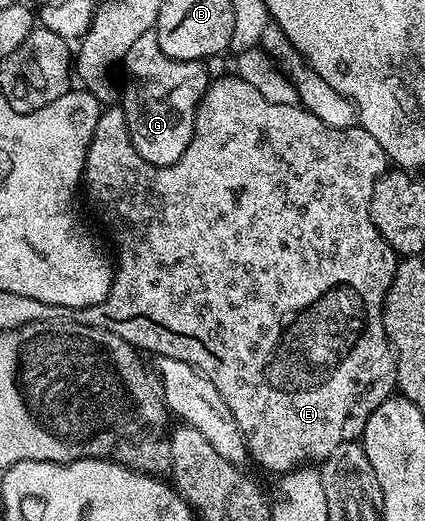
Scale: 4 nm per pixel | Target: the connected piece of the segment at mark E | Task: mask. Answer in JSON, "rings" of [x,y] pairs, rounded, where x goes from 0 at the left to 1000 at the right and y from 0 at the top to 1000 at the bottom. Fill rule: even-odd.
{"rings":[[[553,140],[532,144],[525,152],[501,154],[487,167],[468,209],[456,221],[456,253],[442,286],[433,286],[424,309],[393,321],[358,317],[339,309],[329,294],[320,294],[306,269],[294,211],[278,202],[252,203],[233,219],[226,248],[216,255],[216,271],[207,278],[198,367],[200,372],[202,367],[212,372],[224,401],[240,411],[242,424],[259,434],[259,443],[278,464],[278,489],[287,495],[287,507],[275,507],[268,549],[261,551],[247,578],[176,595],[169,610],[179,620],[273,639],[327,676],[355,674],[355,683],[414,687],[464,706],[489,731],[508,739],[536,783],[546,785],[555,808],[569,818],[586,879],[595,887],[607,887],[621,902],[671,908],[694,904],[699,896],[722,894],[732,885],[755,885],[781,869],[781,862],[849,845],[856,816],[866,816],[866,800],[875,800],[880,787],[906,766],[929,756],[936,739],[936,693],[927,668],[908,649],[899,614],[899,582],[908,576],[908,564],[927,537],[941,491],[922,478],[922,470],[913,470],[913,463],[904,463],[904,455],[871,422],[871,386],[880,369],[880,351],[908,334],[911,326],[908,290],[894,286],[894,271],[885,271],[885,263],[875,263],[875,255],[859,251],[849,240],[840,244],[762,240],[753,225],[744,225],[701,198],[642,200],[626,194],[609,173],[598,171],[584,155],[569,154]],[[725,505],[734,509],[734,516],[739,516],[739,505],[767,509],[767,559],[748,559],[748,566],[739,566],[729,582],[711,582],[711,597],[701,597],[701,605],[682,612],[682,620],[692,620],[692,635],[664,635],[664,651],[654,651],[654,658],[635,666],[635,681],[602,678],[607,658],[616,658],[616,651],[607,647],[616,639],[621,647],[631,647],[626,643],[631,605],[635,605],[631,597],[640,597],[640,578],[664,578],[664,570],[649,574],[649,551],[659,547],[659,555],[668,551],[678,555],[687,547],[692,555],[696,547],[701,555],[701,539],[725,520]],[[753,612],[767,612],[767,651],[758,651],[758,658],[744,658],[744,639],[753,639],[748,635]],[[734,658],[744,658],[748,674],[753,674],[753,662],[758,670],[767,670],[767,735],[682,735],[682,743],[673,743],[673,697],[682,697],[682,689],[673,689],[673,681],[664,681],[664,689],[645,689],[640,678],[696,678],[706,662],[734,662]]]}

